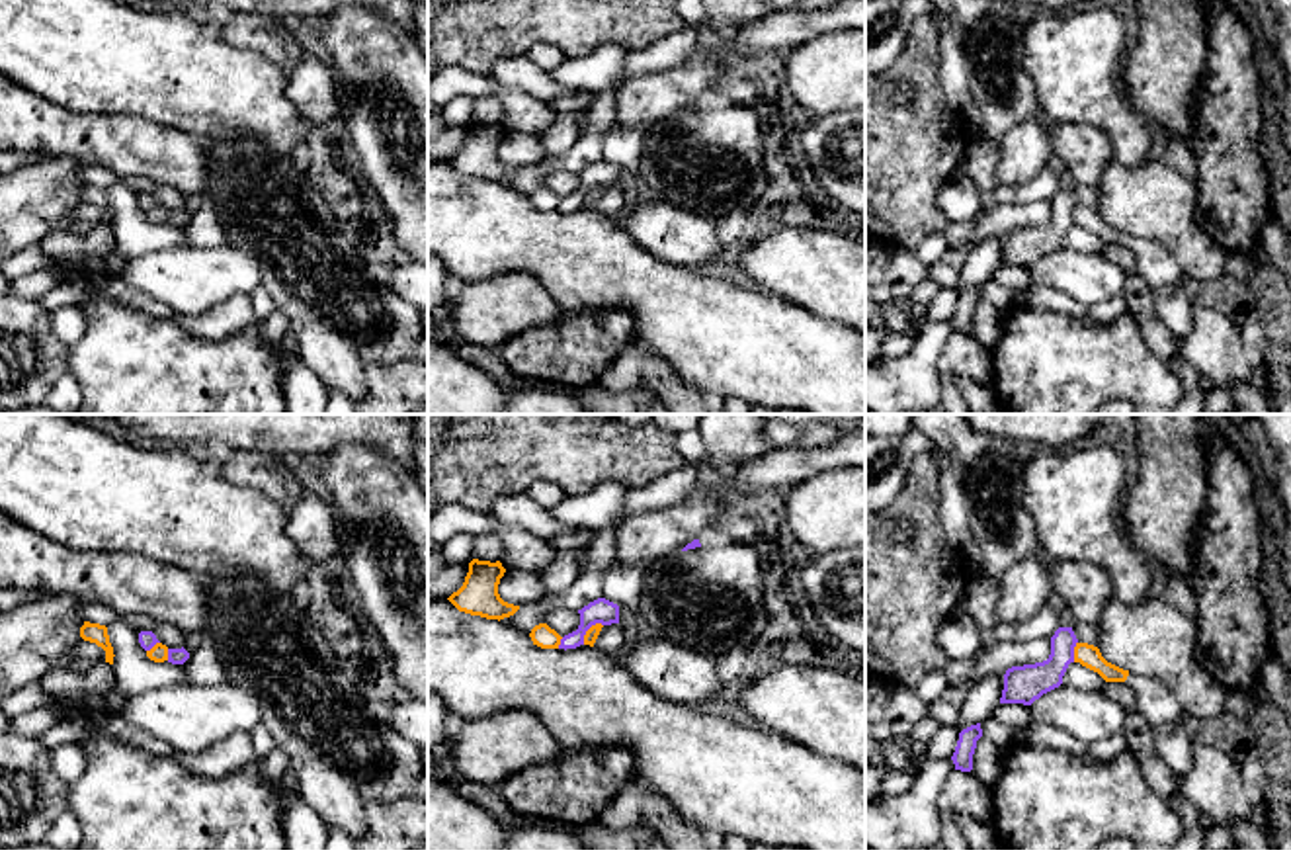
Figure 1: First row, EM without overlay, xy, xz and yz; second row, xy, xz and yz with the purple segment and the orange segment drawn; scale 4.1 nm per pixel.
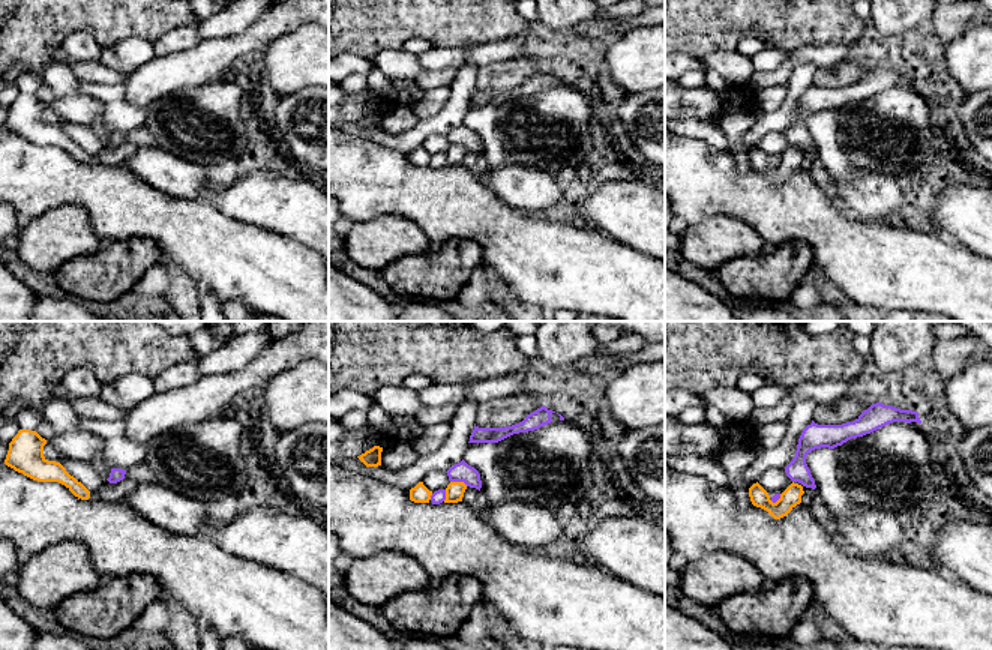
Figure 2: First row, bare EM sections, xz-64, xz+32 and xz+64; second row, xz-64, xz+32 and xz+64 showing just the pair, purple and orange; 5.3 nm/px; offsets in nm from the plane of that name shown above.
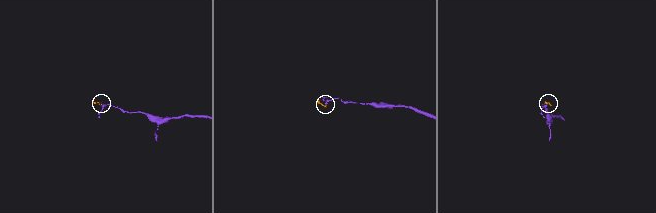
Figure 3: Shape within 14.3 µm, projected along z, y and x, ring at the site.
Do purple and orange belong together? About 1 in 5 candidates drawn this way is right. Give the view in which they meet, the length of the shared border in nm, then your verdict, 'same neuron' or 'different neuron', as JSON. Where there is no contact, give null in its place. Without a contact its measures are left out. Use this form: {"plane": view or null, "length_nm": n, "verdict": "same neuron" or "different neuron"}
{"plane": "xz", "length_nm": 120, "verdict": "different neuron"}

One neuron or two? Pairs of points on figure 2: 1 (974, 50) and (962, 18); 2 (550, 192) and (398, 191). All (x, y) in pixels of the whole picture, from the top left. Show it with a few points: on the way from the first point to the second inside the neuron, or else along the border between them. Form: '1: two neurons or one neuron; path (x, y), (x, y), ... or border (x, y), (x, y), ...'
1: two neurons; border (971, 24), (946, 45)
2: two neurons; border (485, 183), (503, 201), (524, 213)

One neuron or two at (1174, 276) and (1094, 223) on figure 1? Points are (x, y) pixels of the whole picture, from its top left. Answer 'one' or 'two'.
one

